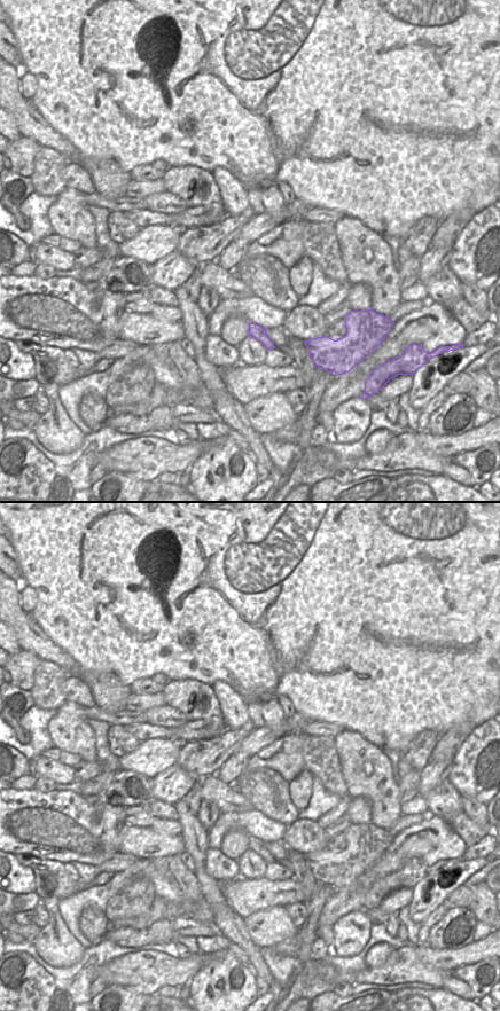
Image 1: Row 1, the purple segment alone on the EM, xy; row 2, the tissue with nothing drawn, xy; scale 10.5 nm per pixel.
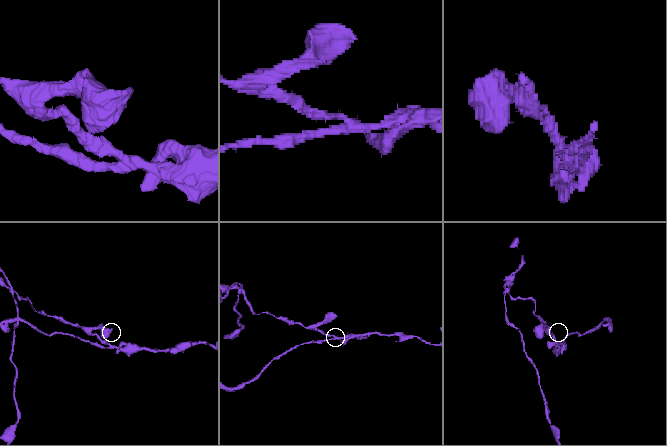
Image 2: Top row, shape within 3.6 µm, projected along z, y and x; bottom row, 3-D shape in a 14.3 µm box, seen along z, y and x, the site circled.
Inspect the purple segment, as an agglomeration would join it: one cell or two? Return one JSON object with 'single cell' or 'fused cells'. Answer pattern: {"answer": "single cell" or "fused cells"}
{"answer": "fused cells"}

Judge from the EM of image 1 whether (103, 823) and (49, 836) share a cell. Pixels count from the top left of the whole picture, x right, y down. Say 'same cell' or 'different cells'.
same cell

